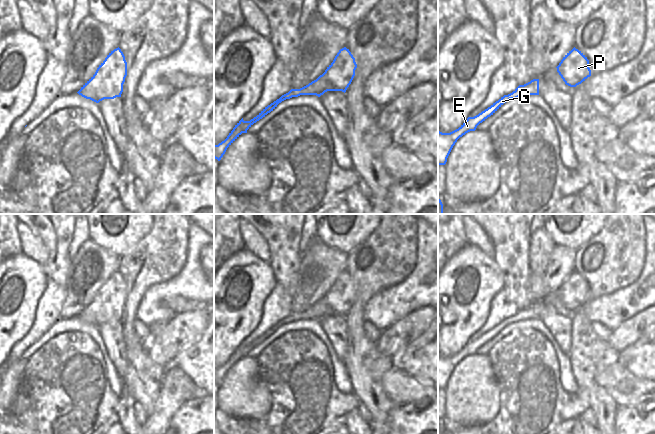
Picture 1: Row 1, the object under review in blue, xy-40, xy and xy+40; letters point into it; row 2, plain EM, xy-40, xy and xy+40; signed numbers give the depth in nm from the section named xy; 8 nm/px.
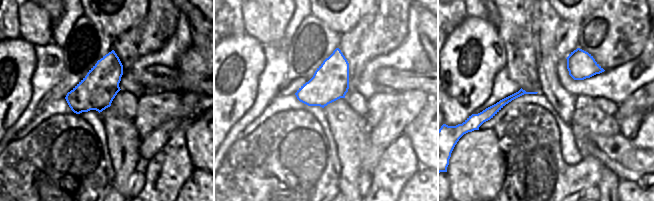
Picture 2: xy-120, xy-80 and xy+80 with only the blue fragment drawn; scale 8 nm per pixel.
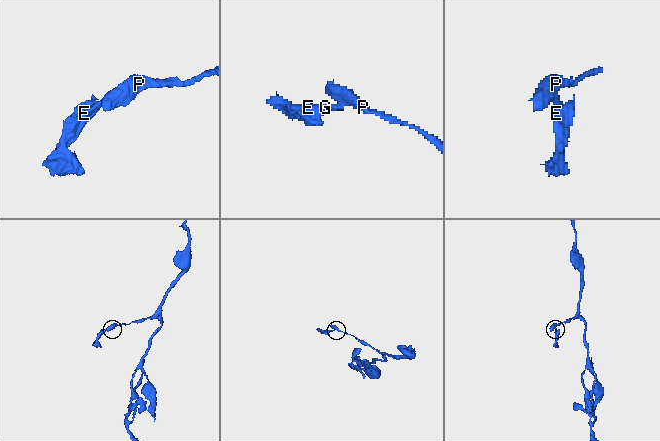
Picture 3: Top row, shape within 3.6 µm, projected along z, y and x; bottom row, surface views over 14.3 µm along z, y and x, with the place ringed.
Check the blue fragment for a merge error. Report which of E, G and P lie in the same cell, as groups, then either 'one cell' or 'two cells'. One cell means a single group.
E G / P | two cells

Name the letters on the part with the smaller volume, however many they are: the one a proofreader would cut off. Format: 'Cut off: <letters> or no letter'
Cut off: E, G

